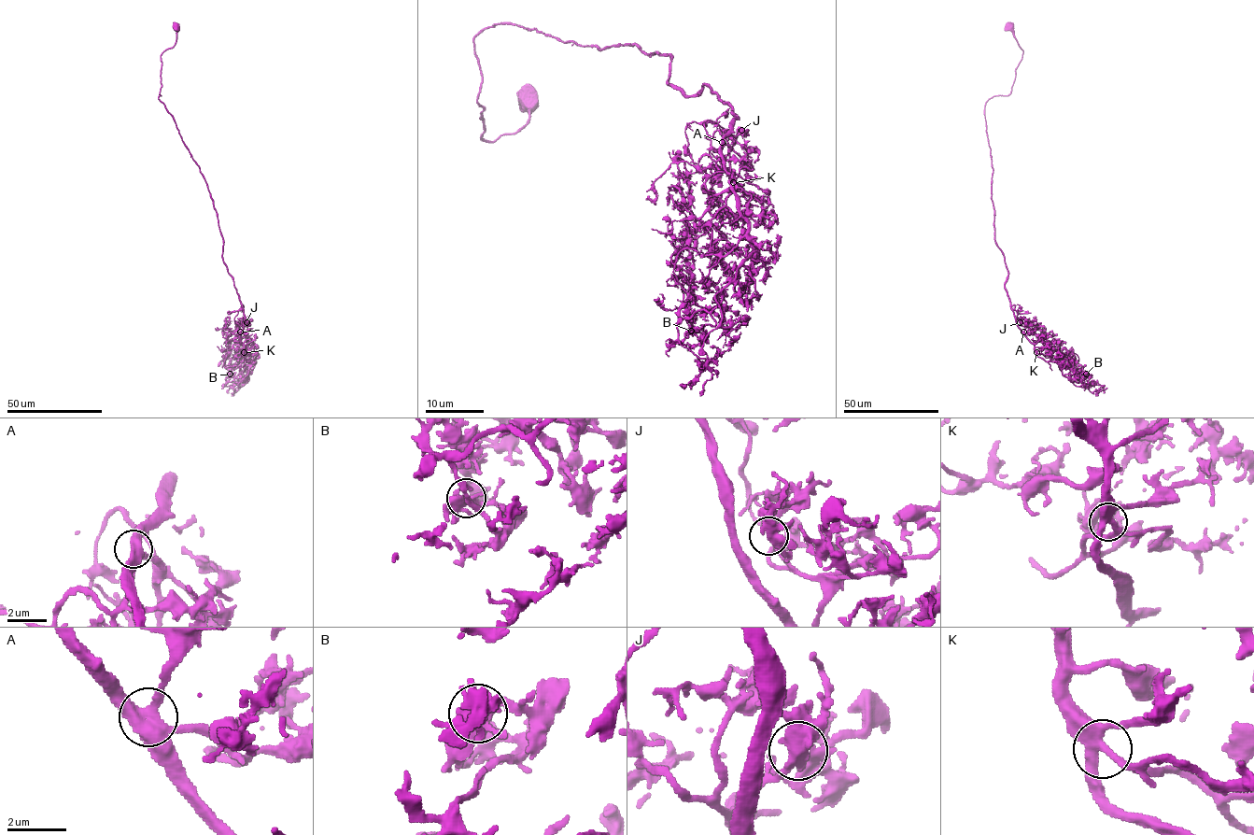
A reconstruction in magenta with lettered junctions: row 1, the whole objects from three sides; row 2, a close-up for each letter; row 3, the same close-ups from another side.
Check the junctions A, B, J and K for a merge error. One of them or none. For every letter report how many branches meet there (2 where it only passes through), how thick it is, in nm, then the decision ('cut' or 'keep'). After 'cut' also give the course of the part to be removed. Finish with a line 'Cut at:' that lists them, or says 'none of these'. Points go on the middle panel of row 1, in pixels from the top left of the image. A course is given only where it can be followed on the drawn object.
A: branches 4; calibre 440 nm; keep
B: branches 4; calibre 440 nm; keep
J: branches 4; calibre 440 nm; keep
K: branches 4; calibre 400 nm; keep
Cut at: none of these

